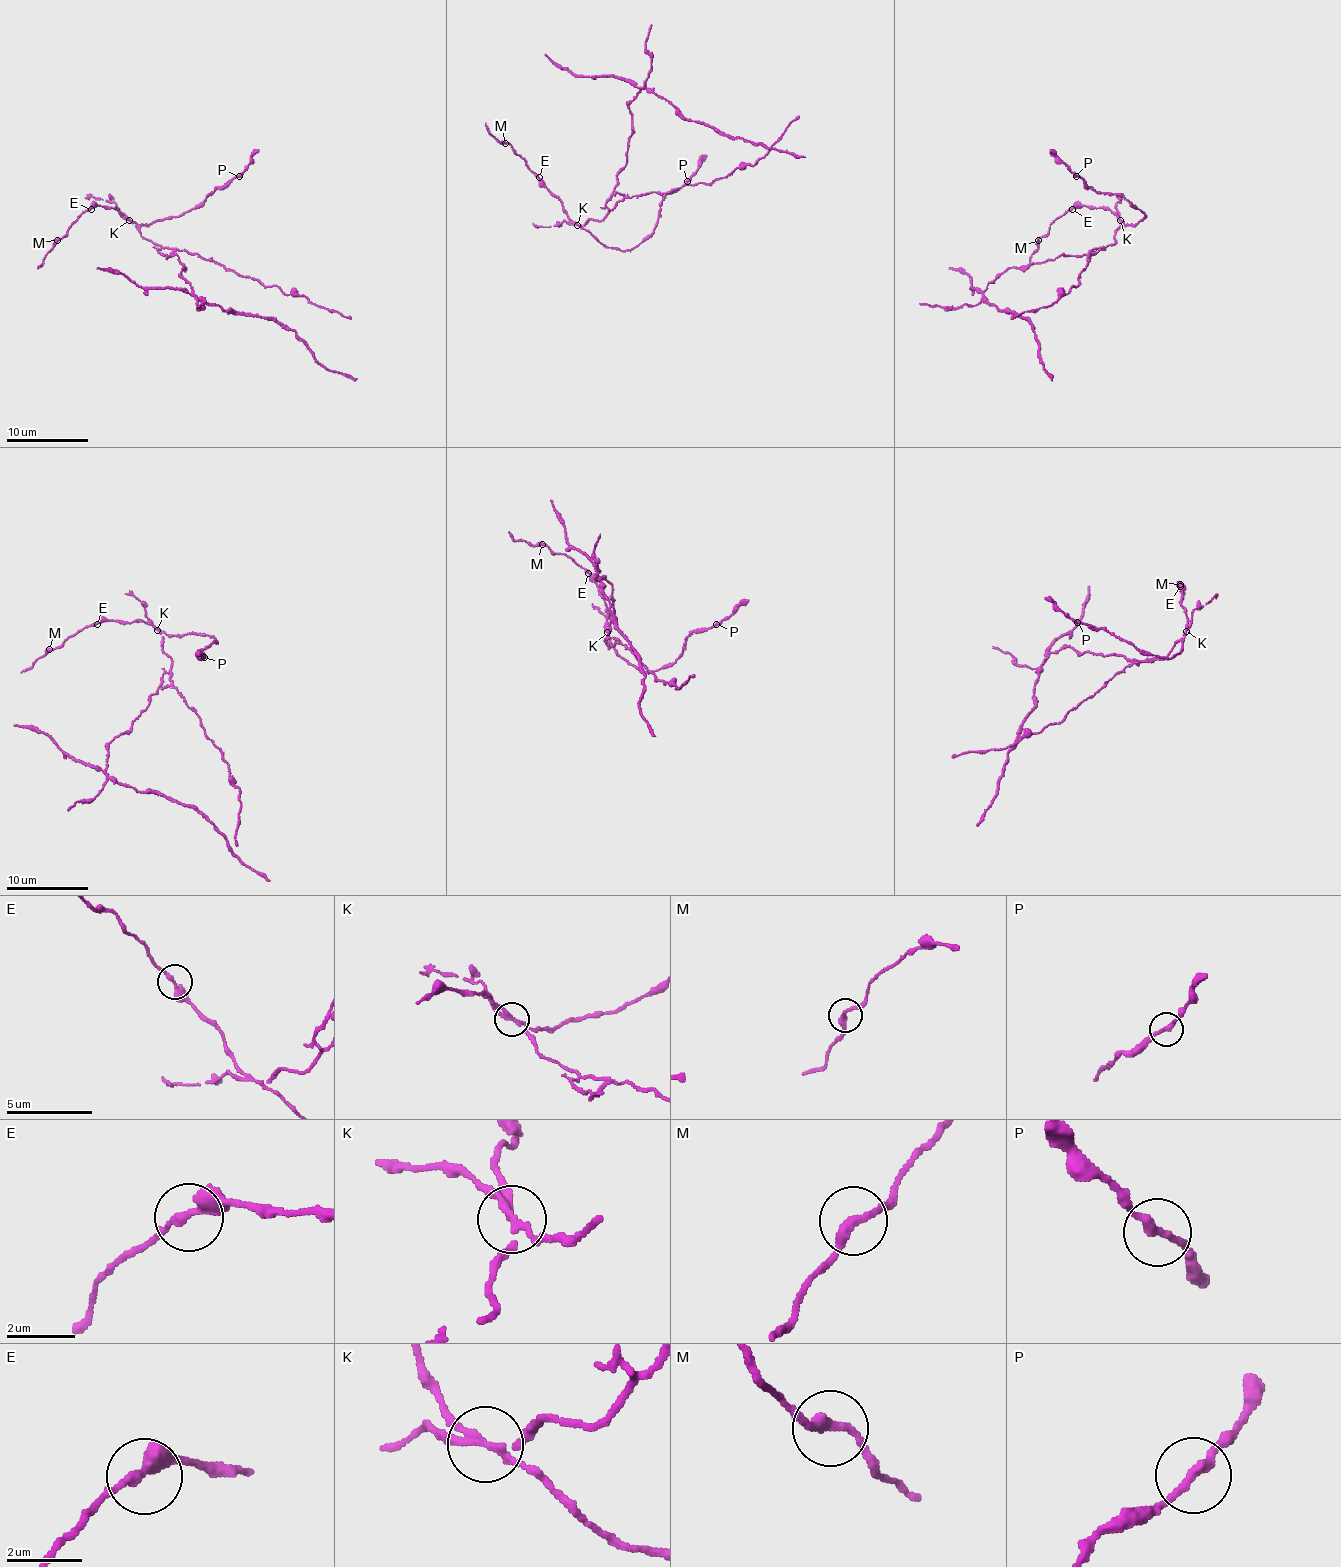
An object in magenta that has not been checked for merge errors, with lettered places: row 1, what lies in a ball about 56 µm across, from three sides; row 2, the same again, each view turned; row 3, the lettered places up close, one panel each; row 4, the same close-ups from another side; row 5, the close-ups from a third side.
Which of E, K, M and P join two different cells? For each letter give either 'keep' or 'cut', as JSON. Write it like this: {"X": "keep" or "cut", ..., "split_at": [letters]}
{"E": "keep", "K": "cut", "M": "keep", "P": "keep", "split_at": ["K"]}

